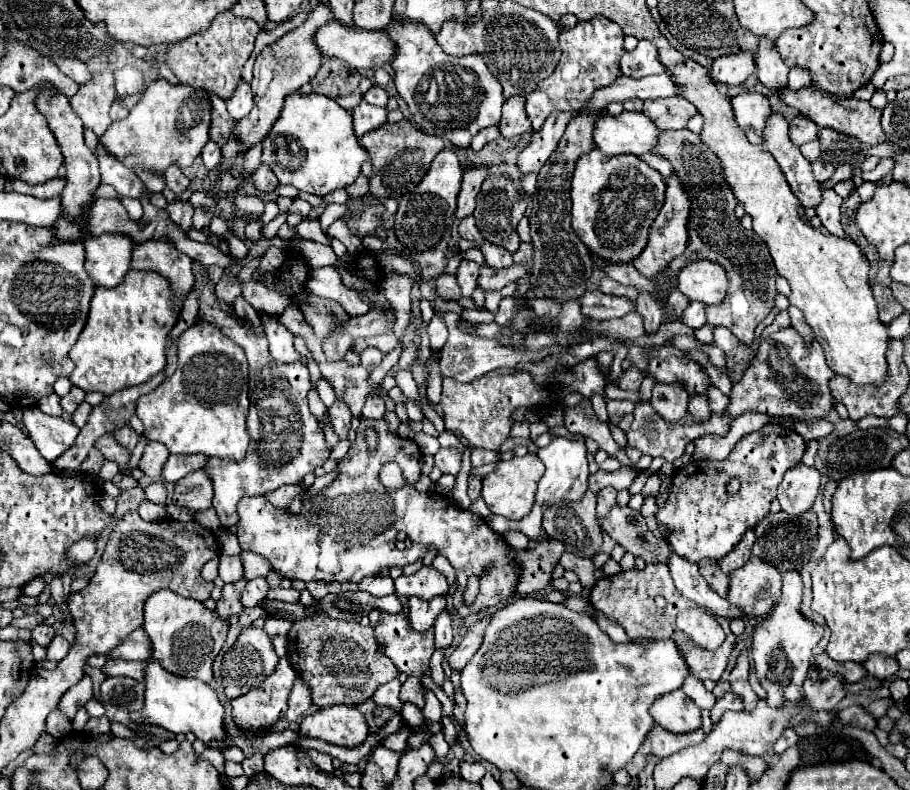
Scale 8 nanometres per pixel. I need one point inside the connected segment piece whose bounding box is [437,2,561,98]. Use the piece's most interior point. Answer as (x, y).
(520, 47)

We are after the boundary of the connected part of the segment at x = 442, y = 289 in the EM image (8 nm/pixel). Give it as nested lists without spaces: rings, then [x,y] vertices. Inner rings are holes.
[[[441,274],[435,282],[437,286],[437,294],[441,296],[459,296],[459,284],[455,280],[455,274]]]

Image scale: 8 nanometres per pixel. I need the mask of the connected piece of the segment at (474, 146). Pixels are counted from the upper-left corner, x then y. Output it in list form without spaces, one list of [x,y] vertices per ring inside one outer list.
[[[491,126],[491,128],[481,130],[481,132],[475,136],[475,140],[471,142],[471,150],[473,150],[473,152],[479,152],[485,144],[493,142],[497,136],[499,136],[499,128],[497,128],[497,126]]]

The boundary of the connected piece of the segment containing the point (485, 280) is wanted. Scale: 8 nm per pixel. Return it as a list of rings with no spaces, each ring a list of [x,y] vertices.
[[[513,264],[509,268],[499,268],[499,270],[483,266],[477,284],[483,290],[501,290],[505,284],[515,282],[515,280],[525,278],[525,276],[529,276],[529,268],[525,264]]]

